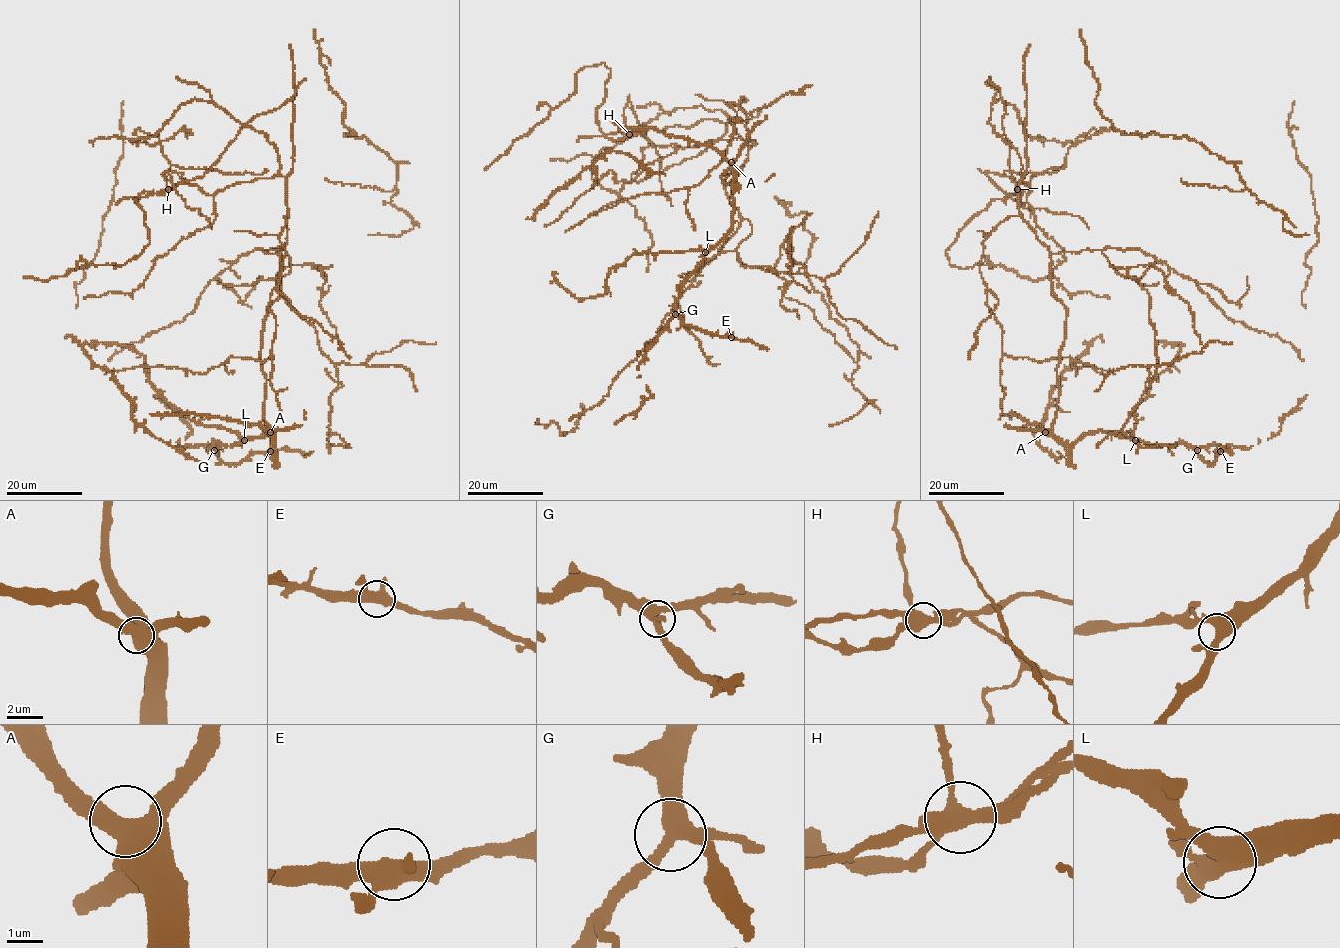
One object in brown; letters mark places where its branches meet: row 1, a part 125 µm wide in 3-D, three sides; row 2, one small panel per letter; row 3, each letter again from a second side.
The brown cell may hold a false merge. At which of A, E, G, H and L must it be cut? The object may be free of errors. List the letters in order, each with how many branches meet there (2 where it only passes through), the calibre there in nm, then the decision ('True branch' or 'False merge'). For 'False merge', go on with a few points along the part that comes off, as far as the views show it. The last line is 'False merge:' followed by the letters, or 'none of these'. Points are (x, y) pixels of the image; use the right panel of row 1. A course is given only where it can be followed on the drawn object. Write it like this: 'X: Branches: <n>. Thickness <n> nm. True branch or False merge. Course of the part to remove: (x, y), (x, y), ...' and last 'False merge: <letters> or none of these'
A: Branches: 3. Thickness 480 nm. True branch
E: Branches: 4. Thickness 440 nm. True branch
G: Branches: 4. Thickness 440 nm. True branch
H: Branches: 4. Thickness 460 nm. False merge. Course of the part to remove: (1017, 189), (1007, 163), (1011, 144), (1001, 124), (1005, 107), (1001, 90), (988, 80)
L: Branches: 4. Thickness 460 nm. True branch
False merge: H

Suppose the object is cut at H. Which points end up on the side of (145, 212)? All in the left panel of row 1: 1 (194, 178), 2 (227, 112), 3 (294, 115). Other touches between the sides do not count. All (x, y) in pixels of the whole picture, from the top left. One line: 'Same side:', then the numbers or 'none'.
Same side: 2, 3

